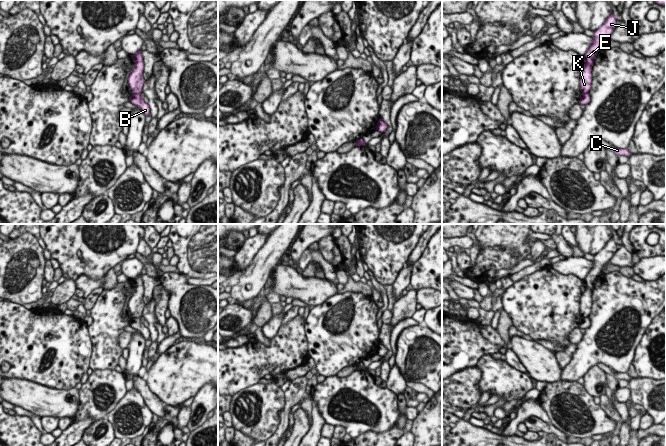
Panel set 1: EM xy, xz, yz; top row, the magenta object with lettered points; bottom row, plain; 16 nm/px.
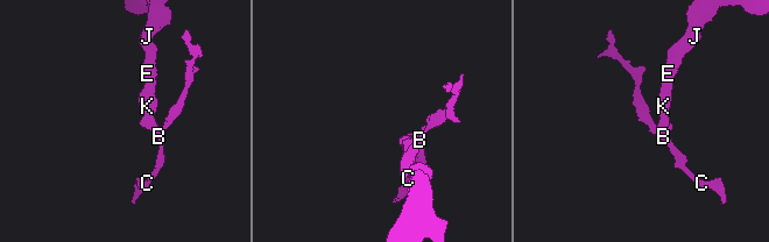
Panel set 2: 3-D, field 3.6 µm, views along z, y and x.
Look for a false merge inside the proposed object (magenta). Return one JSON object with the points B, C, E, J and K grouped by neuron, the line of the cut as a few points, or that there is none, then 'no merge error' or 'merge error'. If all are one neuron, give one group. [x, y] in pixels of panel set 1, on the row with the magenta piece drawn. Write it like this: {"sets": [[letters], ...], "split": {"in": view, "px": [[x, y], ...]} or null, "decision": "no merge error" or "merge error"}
{"sets": [["B", "C"], ["E", "J", "K"]], "split": {"in": "xy", "px": [[132, 92], [140, 93]]}, "decision": "merge error"}

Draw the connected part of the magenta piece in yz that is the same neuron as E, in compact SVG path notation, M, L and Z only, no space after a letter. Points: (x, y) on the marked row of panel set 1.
M611 12L605 19L604 23L594 31L592 43L583 56L585 65L582 68L579 83L579 89L582 94L589 92L591 87L591 71L594 59L596 58L598 51L601 49L601 44L603 41L609 38L616 26L616 19L614 18L613 12Z

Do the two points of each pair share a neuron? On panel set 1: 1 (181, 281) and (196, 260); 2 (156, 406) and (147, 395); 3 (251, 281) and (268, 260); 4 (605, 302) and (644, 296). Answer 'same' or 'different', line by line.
1: different
2: same
3: same
4: same

